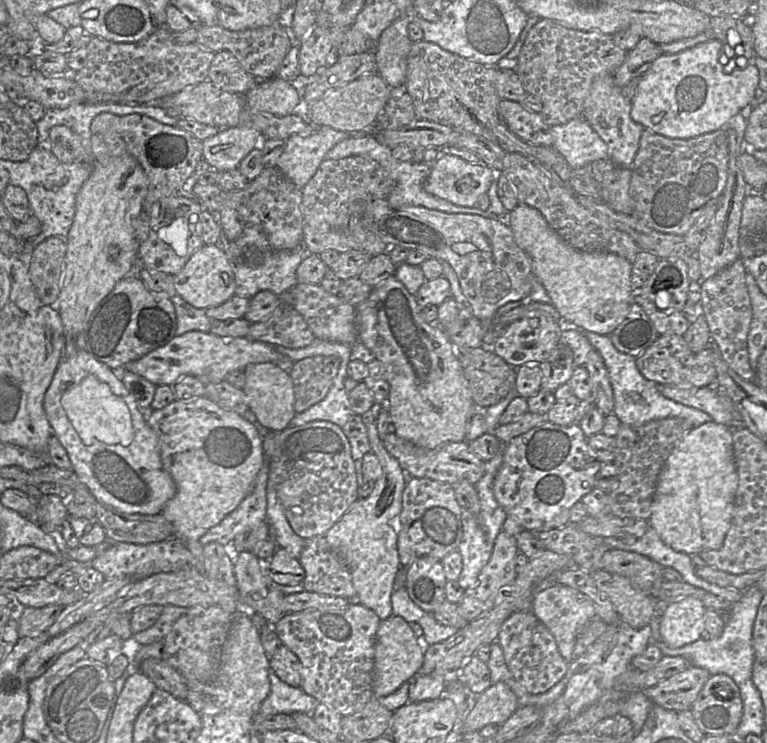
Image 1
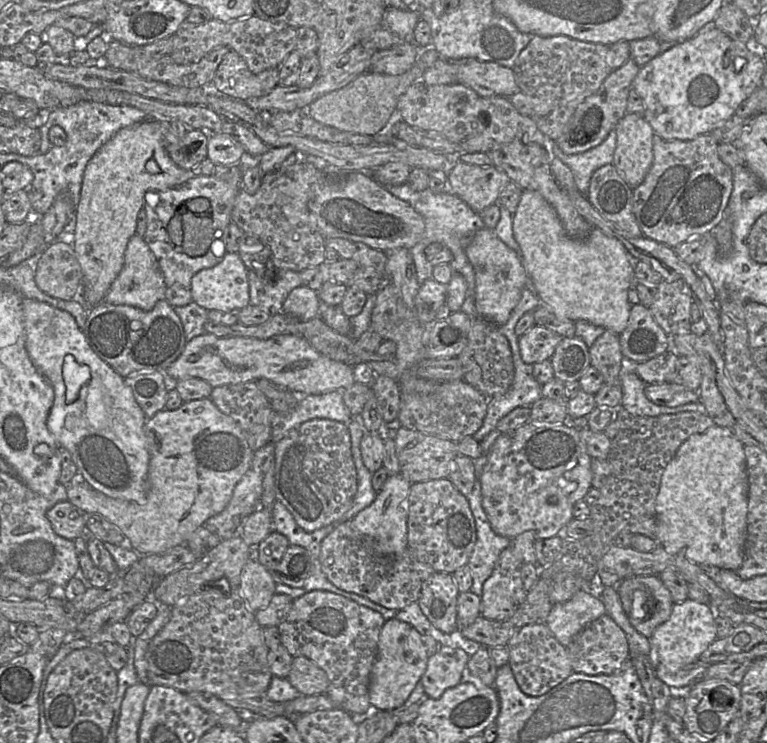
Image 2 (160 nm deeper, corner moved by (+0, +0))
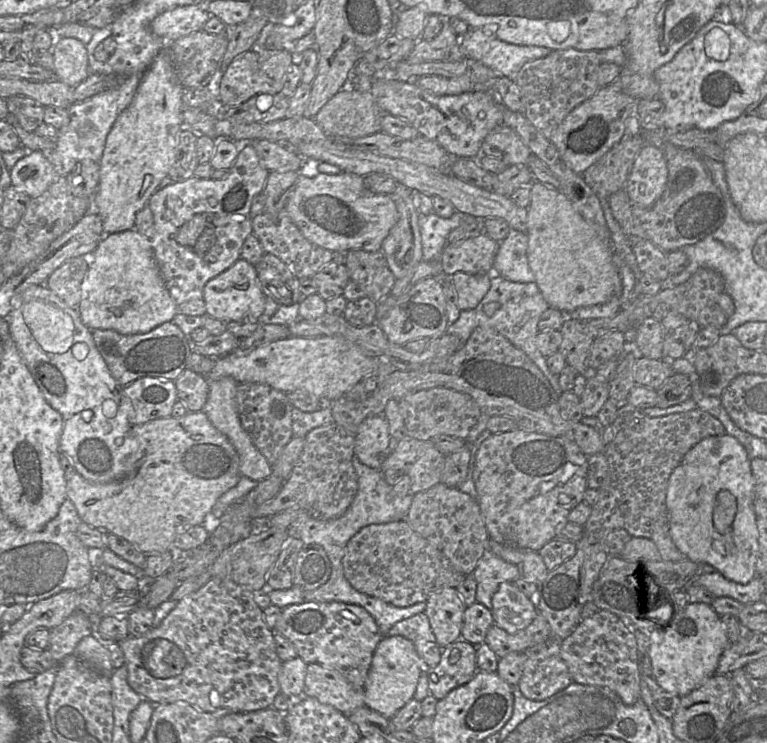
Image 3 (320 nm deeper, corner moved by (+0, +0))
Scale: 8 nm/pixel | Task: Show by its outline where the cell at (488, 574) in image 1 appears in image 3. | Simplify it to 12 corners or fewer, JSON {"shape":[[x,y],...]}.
{"shape":[[514,582],[492,596],[494,624],[515,634],[538,613]]}

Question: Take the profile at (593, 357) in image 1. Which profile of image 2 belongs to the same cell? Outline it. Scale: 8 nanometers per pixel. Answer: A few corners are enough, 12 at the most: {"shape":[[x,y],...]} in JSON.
{"shape":[[610,330],[589,348],[604,384],[618,383],[623,355]]}

